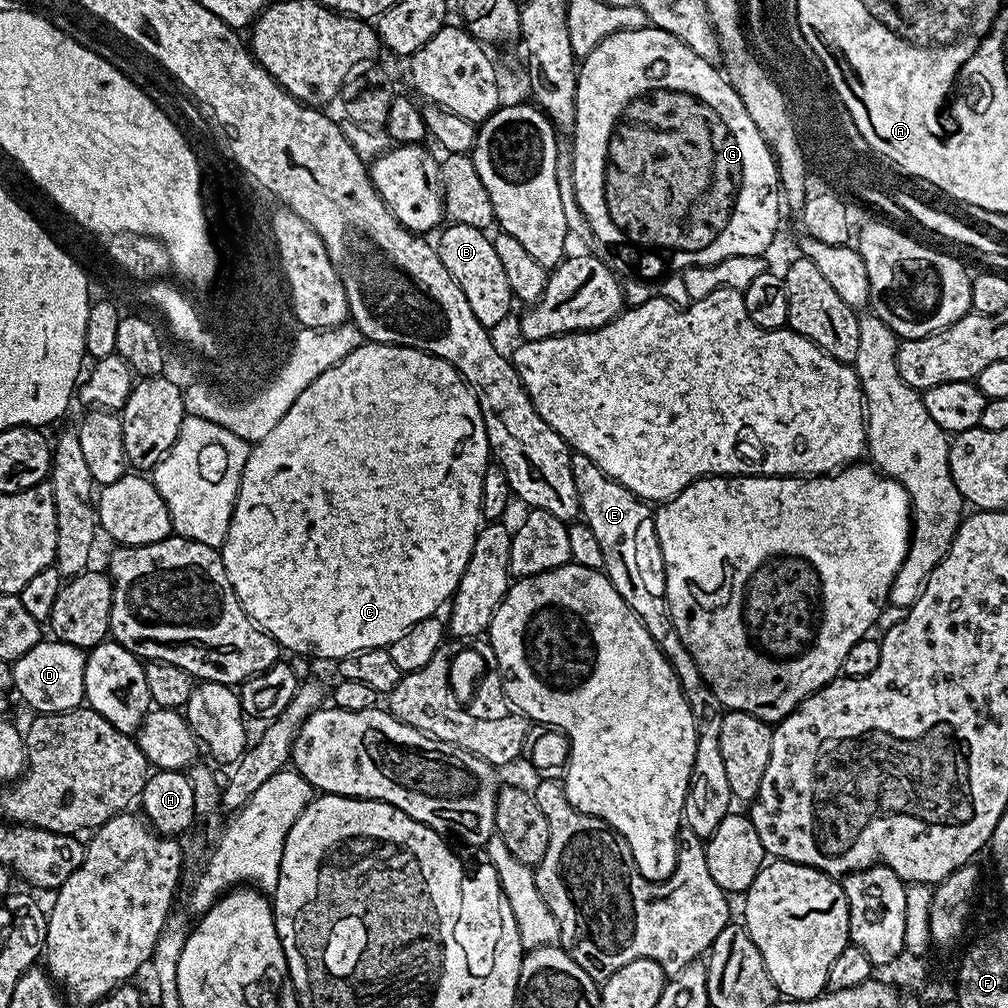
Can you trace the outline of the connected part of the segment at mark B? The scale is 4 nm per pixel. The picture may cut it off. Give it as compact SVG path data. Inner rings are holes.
M449 223L447 227L439 233L440 244L435 245L437 254L442 258L442 266L446 266L454 282L462 286L462 294L466 294L466 302L470 302L474 318L478 318L484 328L495 330L507 318L508 311L514 305L514 297L493 244L493 237L485 229L474 226Z

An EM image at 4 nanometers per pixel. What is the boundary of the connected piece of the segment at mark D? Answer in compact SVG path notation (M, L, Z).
M44 638L33 648L26 650L22 658L11 661L11 666L12 688L33 708L33 713L71 712L73 708L85 703L85 649L64 644L55 638Z

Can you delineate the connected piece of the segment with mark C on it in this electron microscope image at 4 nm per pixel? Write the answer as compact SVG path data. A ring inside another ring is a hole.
M361 344L358 350L346 354L342 362L314 378L306 390L295 393L293 400L296 401L289 408L283 409L282 422L259 444L251 445L224 547L219 553L238 602L262 631L275 638L281 649L317 656L320 662L338 662L358 650L387 648L394 638L414 626L414 622L437 615L439 608L443 604L445 607L456 595L456 587L474 550L476 534L482 527L483 476L490 465L486 426L476 396L456 369L429 352L397 344Z

